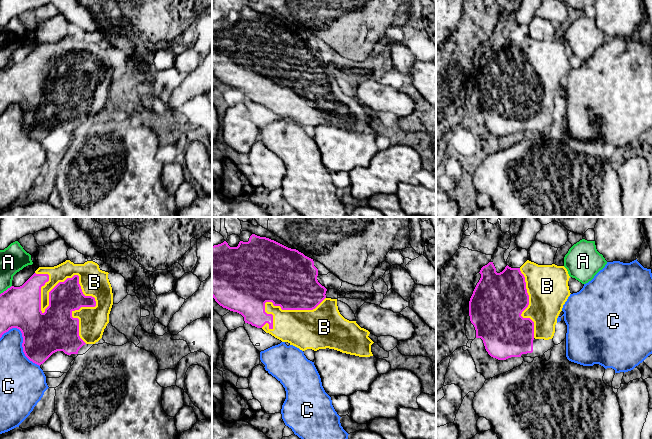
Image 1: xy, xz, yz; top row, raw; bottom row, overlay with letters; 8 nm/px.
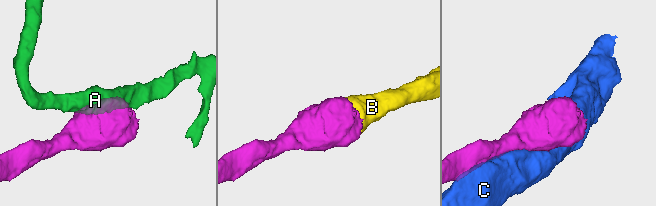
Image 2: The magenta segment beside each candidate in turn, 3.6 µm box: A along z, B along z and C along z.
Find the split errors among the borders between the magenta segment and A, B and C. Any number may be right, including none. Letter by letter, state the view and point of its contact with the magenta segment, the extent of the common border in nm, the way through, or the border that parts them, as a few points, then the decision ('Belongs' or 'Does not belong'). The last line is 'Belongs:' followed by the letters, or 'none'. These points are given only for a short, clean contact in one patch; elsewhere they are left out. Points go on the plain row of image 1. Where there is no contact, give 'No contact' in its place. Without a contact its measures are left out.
A: Touches magenta at xy (6, 66). Shared border 120 nm. Does not belong
B: Touches magenta at xy (75, 51). Shared border 700 nm. Belongs
C: Touches magenta at xy (23, 117). Shared border 400 nm. Does not belong
Belongs: B

